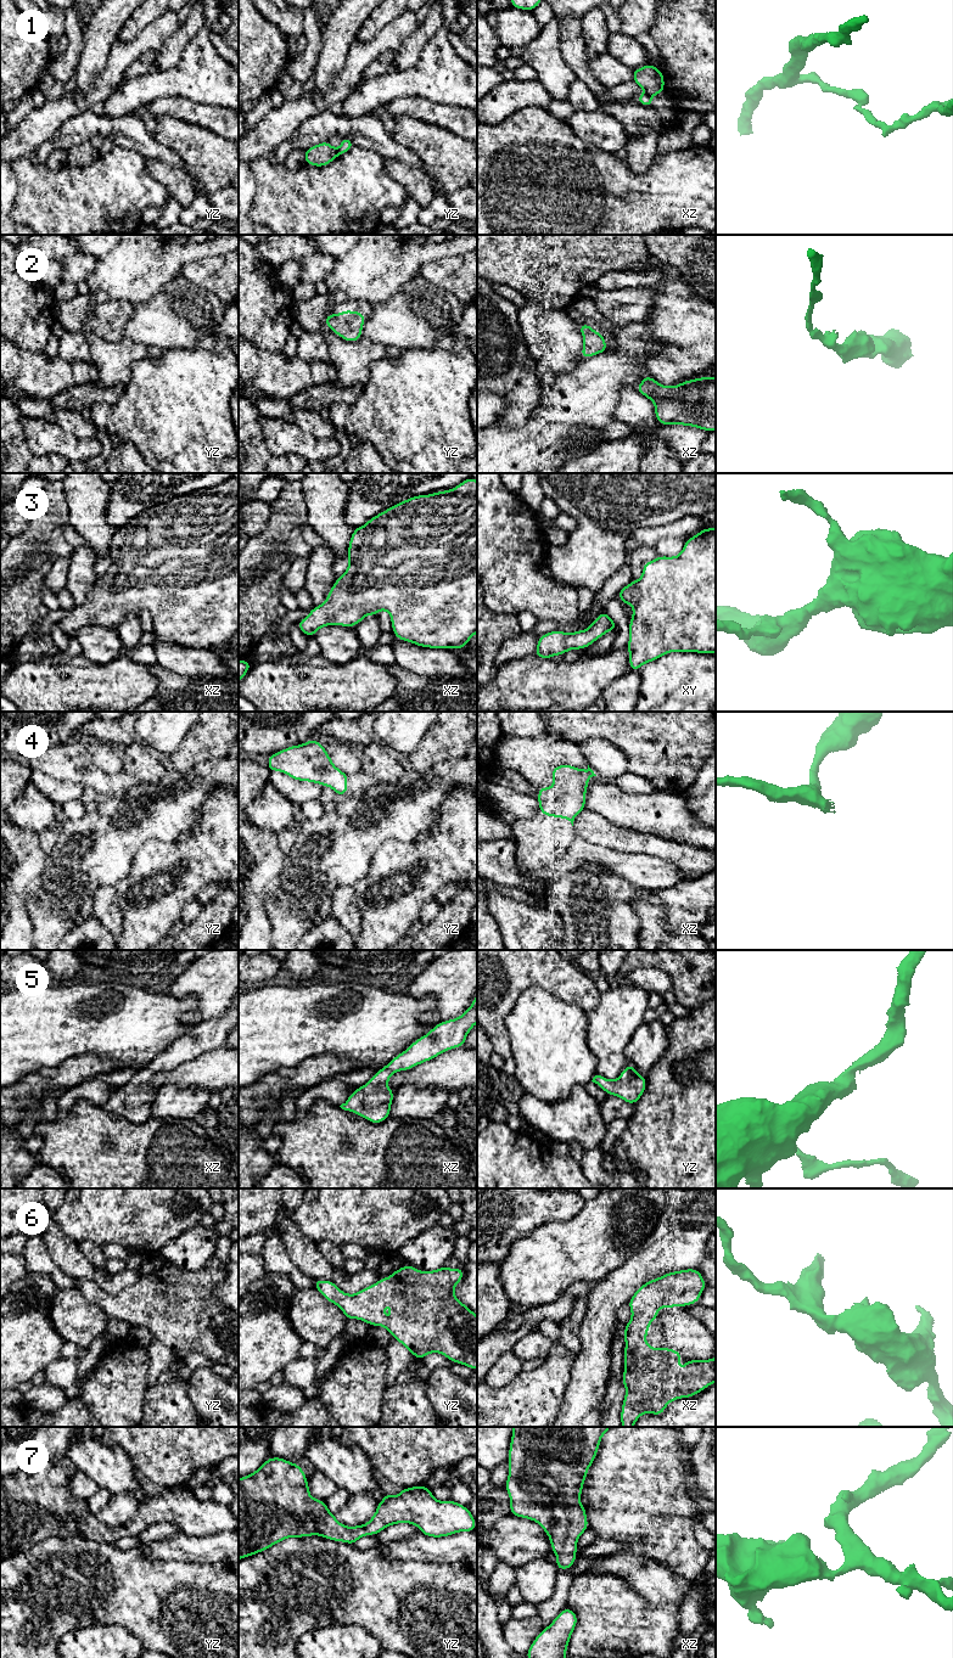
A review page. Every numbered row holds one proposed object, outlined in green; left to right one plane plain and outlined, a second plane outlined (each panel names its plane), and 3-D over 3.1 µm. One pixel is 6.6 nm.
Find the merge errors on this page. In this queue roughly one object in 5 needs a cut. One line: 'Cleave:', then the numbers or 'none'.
Cleave: 1

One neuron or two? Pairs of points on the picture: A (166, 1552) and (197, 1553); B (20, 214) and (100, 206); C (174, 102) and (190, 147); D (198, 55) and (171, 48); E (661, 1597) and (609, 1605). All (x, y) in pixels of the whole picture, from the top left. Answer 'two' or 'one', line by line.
A: one
B: one
C: two
D: two
E: two

